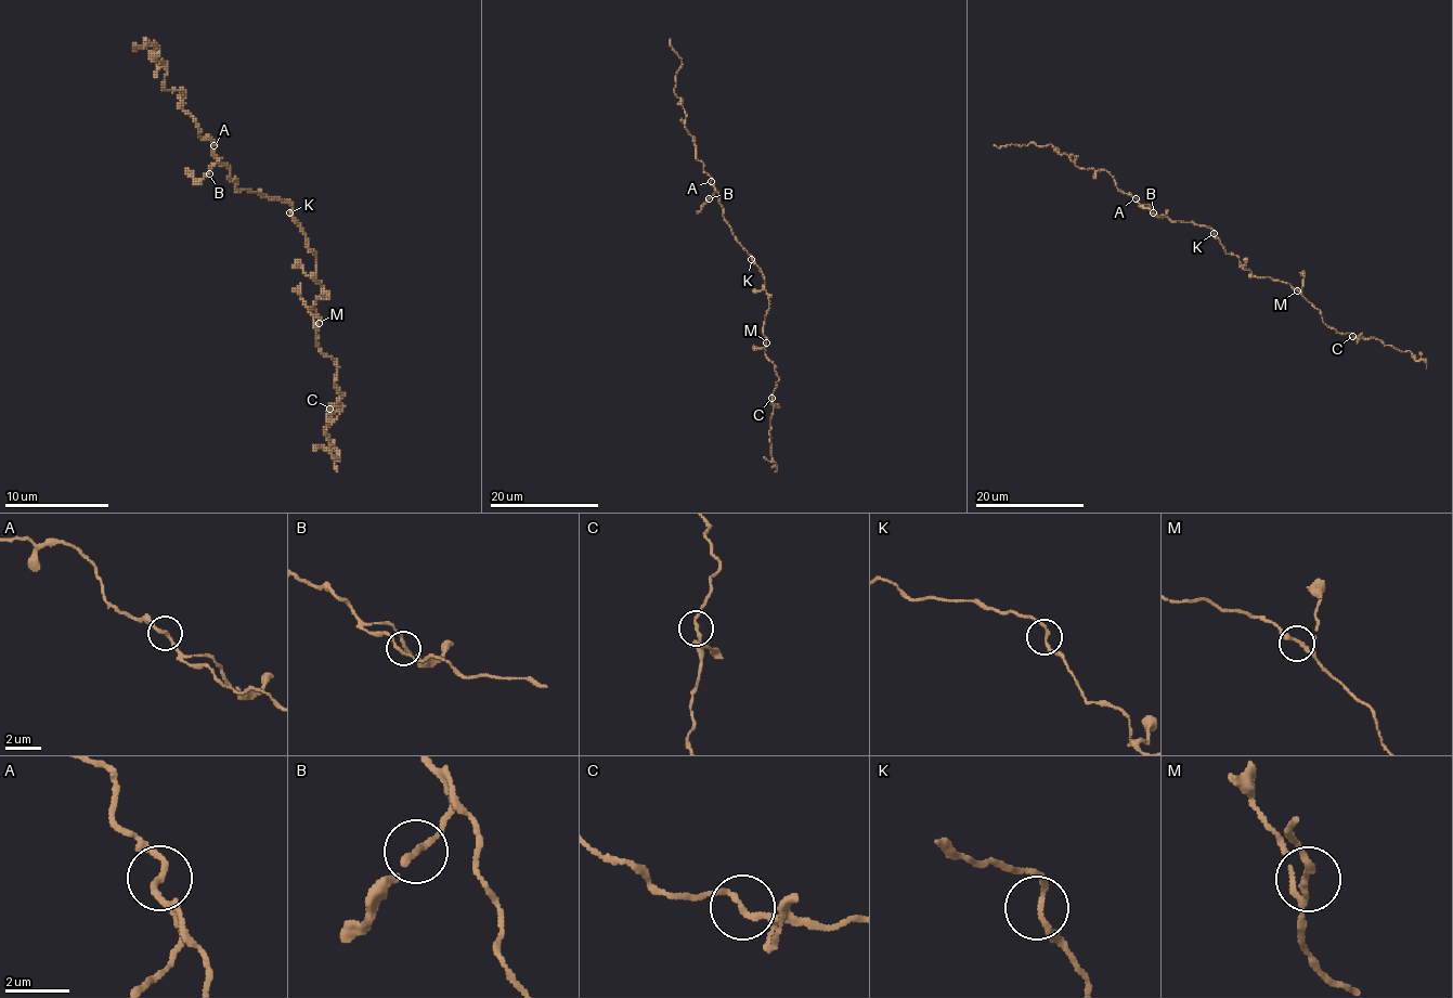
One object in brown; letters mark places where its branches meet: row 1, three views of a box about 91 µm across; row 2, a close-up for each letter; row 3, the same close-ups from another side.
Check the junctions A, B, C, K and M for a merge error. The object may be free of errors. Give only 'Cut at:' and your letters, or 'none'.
Cut at: none

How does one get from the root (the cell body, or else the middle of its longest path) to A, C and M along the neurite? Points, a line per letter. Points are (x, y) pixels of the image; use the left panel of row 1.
A: (293, 212), (289, 203), (237, 190), (235, 179), (230, 179), (230, 168), (215, 153), (215, 145)
C: (293, 212), (316, 255), (324, 294), (313, 305), (316, 346), (334, 362), (342, 393), (329, 409)
M: (293, 212), (306, 236), (306, 247), (316, 255), (316, 279), (324, 294), (313, 305), (319, 323)

